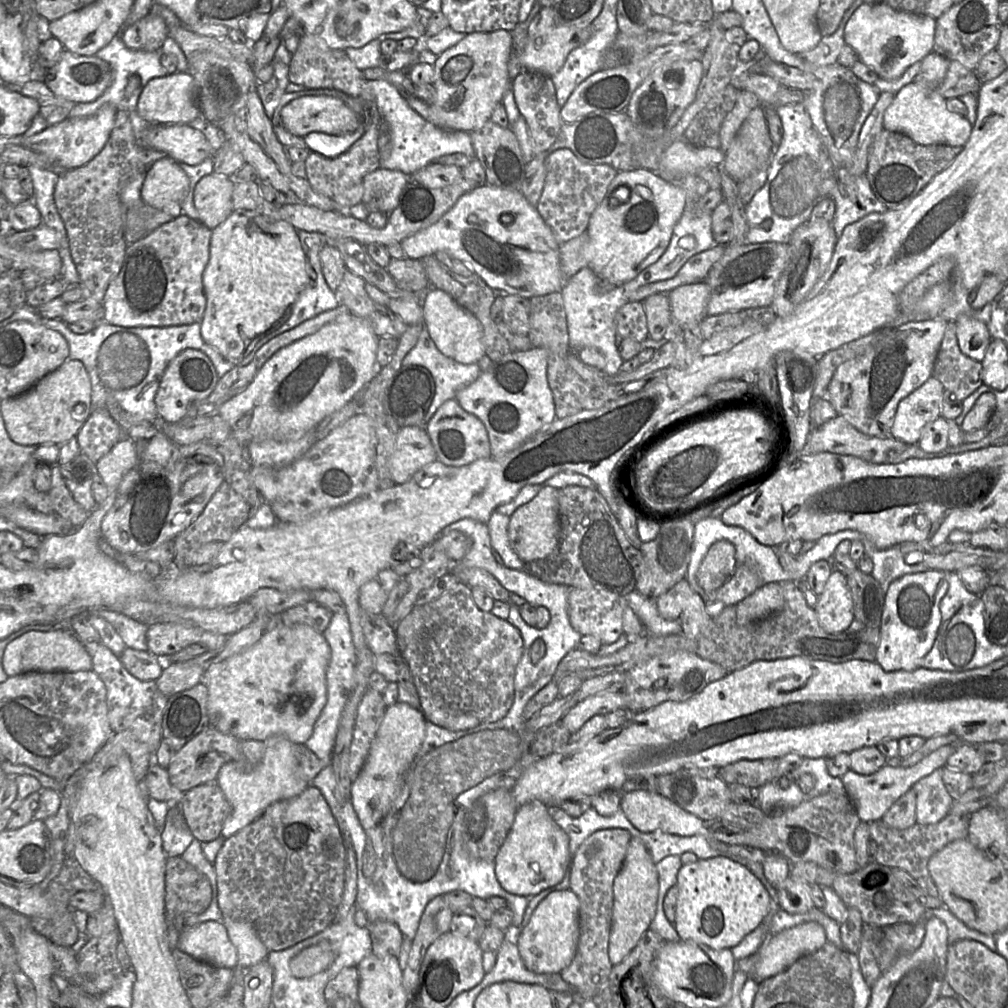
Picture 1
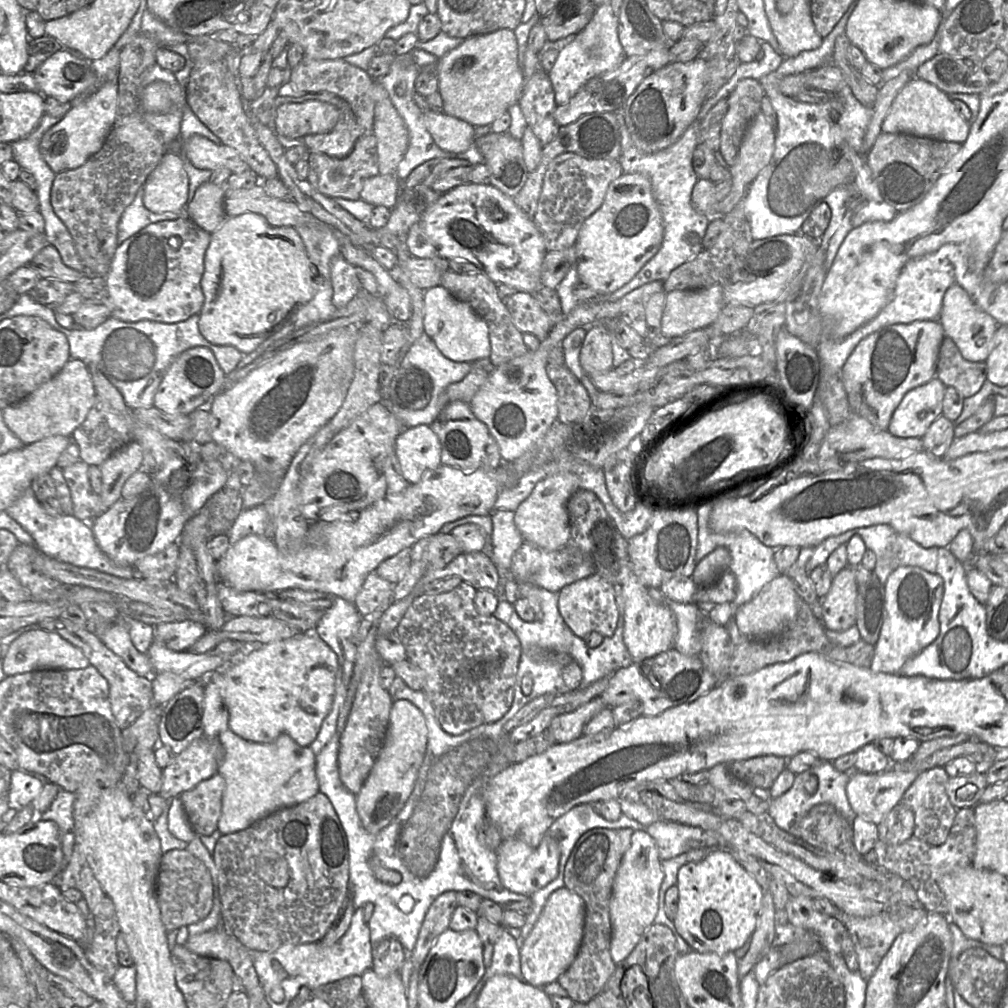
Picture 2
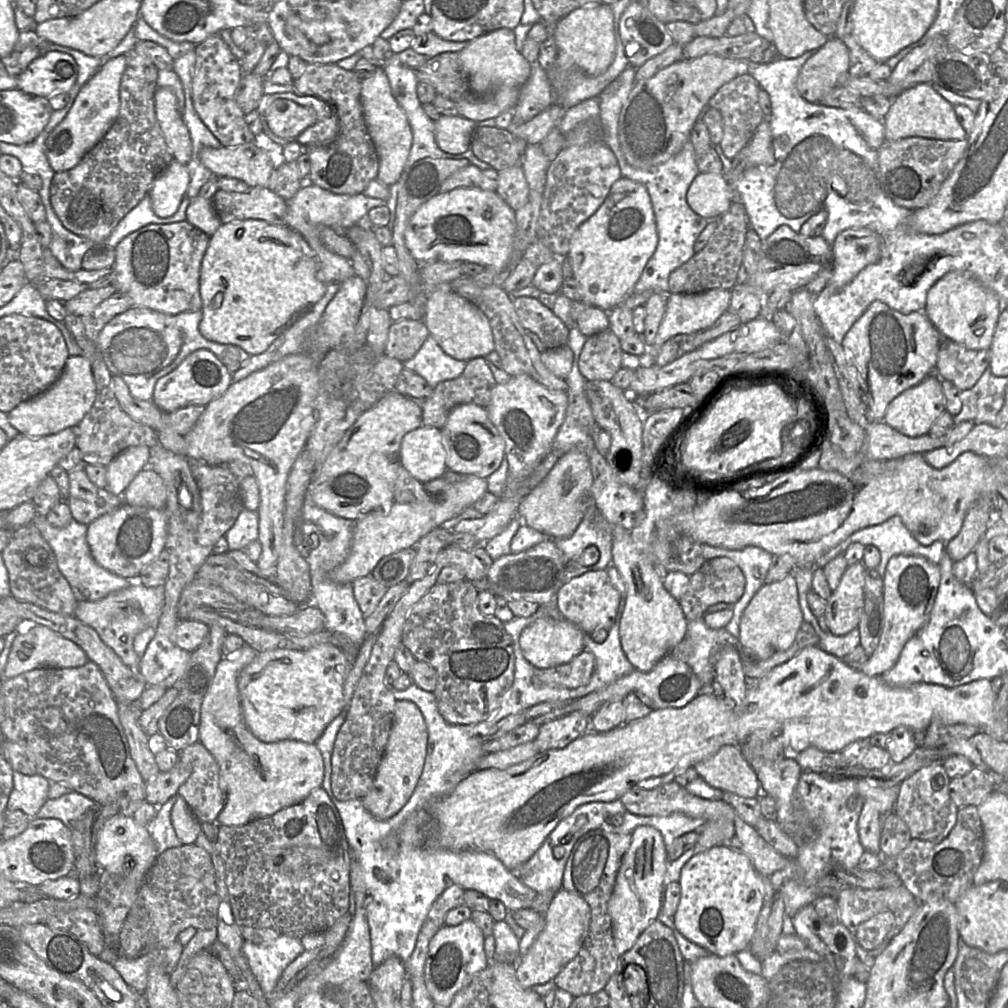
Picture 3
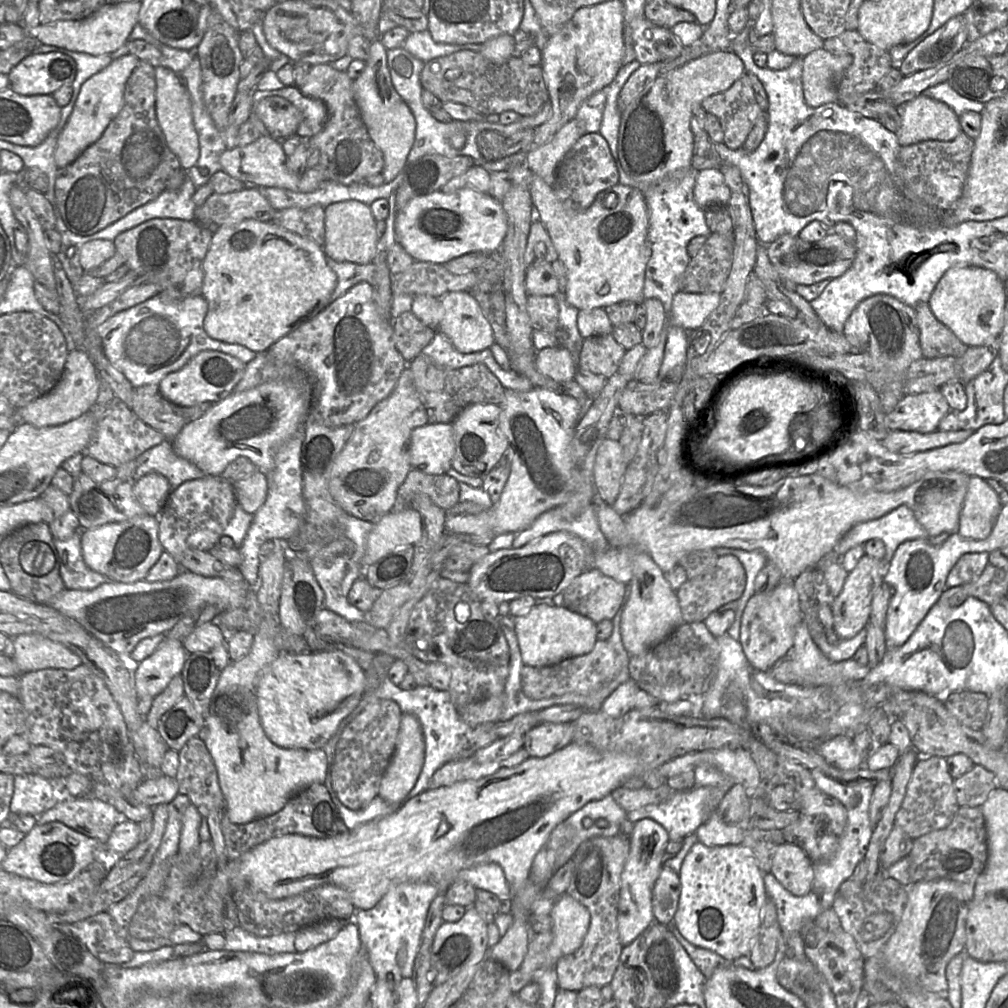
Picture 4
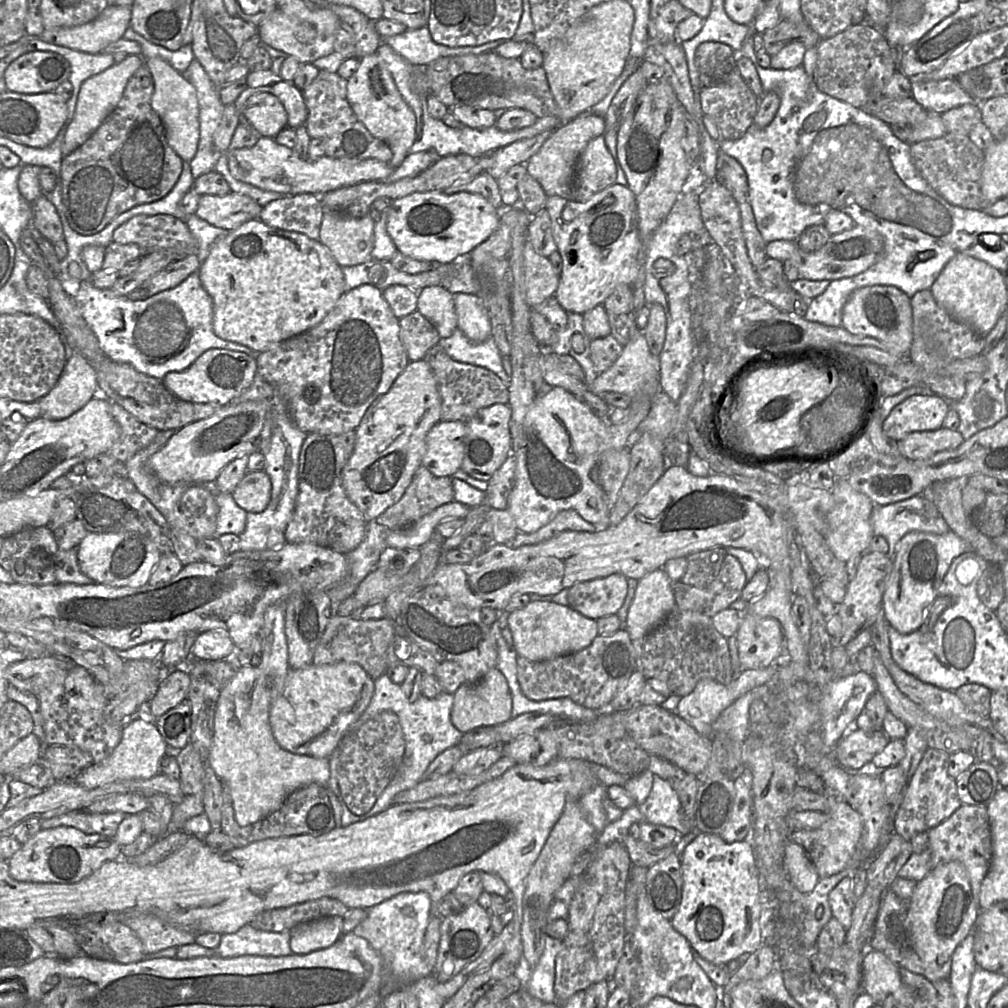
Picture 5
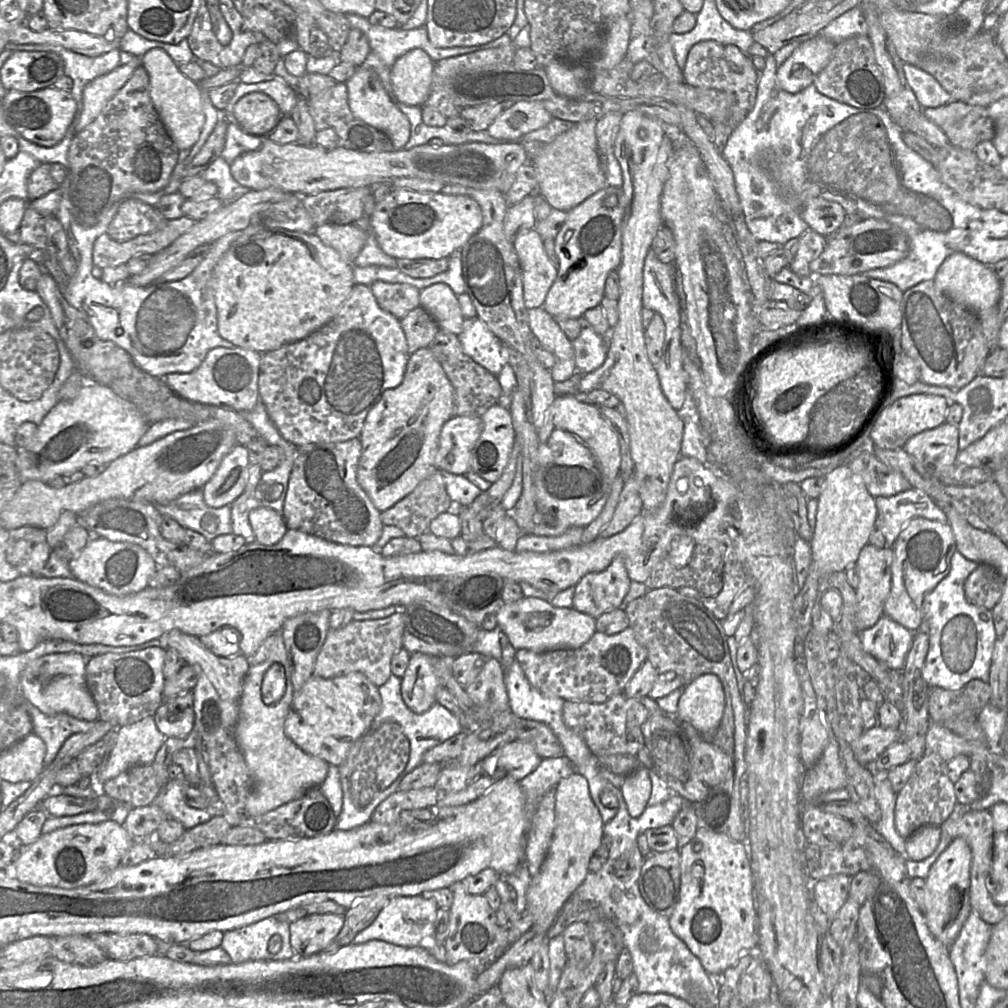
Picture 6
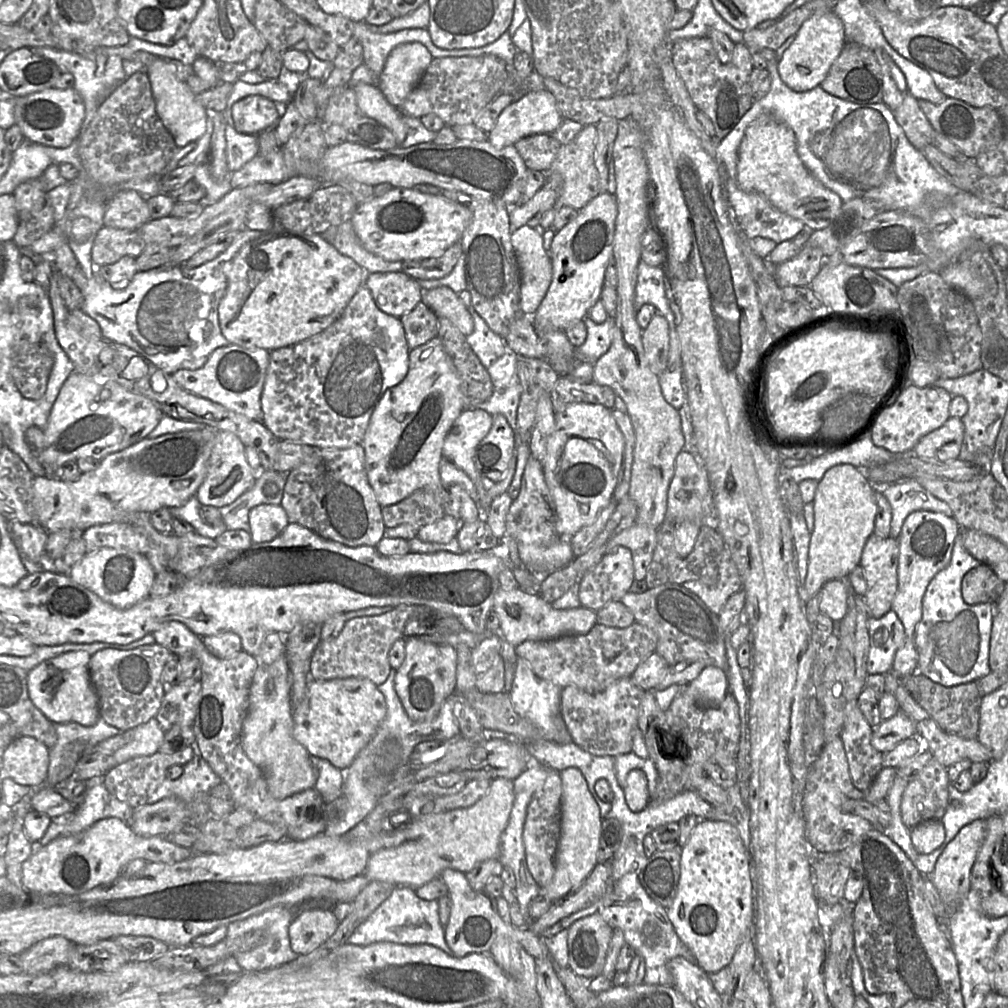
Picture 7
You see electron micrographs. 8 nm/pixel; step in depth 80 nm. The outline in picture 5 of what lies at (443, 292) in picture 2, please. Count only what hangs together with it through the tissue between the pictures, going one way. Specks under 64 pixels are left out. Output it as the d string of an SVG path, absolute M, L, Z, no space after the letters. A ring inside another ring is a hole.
M454 294L457 329L472 342L480 343L492 336L492 326L482 300L474 294Z

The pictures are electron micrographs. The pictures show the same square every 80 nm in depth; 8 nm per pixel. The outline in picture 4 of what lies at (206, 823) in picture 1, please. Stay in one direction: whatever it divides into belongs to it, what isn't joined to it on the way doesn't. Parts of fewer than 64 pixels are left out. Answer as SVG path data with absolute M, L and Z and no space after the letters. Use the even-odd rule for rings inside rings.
M192 737L184 744L178 751L178 761L178 794L186 795L203 818L213 809L223 809L217 770L200 737Z

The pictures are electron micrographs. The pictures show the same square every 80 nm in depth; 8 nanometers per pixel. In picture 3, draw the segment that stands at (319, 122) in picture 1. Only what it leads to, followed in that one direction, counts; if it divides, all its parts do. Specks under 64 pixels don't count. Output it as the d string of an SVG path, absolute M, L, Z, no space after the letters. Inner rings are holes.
M276 99L264 112L271 131L285 140L297 140L308 127L315 124L316 112L288 99Z

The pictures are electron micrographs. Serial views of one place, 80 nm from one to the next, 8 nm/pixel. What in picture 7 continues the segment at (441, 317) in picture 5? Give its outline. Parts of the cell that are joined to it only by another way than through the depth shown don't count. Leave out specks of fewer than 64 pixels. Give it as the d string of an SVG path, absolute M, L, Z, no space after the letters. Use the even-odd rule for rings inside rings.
M447 286L424 290L422 302L435 312L437 317L443 317L458 328L465 336L474 330L473 318L468 308L460 300L458 294Z

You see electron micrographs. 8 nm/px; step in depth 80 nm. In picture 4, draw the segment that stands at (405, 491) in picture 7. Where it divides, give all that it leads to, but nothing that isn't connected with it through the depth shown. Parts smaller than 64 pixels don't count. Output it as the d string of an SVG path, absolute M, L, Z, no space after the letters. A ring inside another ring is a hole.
M409 367L401 373L392 392L355 423L354 430L337 455L330 474L329 491L349 515L375 522L395 504L399 487L412 469L408 446L412 430L429 423Z

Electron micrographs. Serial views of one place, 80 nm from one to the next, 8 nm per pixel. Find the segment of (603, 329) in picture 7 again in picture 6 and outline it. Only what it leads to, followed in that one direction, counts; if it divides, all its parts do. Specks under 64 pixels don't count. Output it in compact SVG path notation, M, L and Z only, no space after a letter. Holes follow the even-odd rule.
M584 316L580 319L580 335L571 342L576 371L587 374L599 368L605 361L611 341L611 328L608 332L600 335L594 331Z

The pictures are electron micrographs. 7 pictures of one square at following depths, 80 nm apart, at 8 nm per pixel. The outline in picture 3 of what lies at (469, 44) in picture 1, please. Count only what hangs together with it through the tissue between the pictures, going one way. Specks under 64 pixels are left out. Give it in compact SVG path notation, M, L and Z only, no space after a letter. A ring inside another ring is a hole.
M501 28L471 40L459 53L471 91L475 95L488 95L486 99L462 99L456 102L459 116L482 122L496 118L505 111L513 112L522 86L530 75L530 63L516 47L514 30Z

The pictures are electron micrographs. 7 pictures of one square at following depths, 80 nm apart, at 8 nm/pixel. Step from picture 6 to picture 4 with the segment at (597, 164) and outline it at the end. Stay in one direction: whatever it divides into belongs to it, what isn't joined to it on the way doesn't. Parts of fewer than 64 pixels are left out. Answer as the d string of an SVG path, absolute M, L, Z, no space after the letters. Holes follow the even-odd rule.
M577 119L571 120L545 144L526 152L527 167L534 175L541 177L547 185L553 187L559 164L584 134L584 123Z

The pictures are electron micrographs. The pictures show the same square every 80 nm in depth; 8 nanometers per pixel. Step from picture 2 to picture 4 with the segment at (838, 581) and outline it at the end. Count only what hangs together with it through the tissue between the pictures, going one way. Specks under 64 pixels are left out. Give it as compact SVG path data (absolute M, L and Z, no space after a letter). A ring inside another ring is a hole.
M864 555L856 567L848 573L840 594L834 597L830 605L833 614L833 630L839 640L854 638L870 621L872 599L876 589L884 582L887 574L887 563L871 556Z

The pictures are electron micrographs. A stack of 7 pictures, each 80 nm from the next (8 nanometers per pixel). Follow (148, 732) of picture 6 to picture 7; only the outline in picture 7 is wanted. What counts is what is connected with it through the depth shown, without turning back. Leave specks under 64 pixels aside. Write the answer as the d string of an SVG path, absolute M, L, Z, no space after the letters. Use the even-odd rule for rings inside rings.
M155 718L132 729L132 740L113 752L116 764L136 756L148 756L159 750L165 732Z

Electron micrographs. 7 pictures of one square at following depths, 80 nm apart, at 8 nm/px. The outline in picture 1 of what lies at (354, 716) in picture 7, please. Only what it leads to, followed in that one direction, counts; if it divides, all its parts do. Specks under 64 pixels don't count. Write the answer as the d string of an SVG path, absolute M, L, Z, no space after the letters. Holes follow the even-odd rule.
M278 623L276 626L272 627L268 631L266 631L261 636L261 638L258 640L258 642L255 643L249 649L245 650L242 653L236 654L232 657L229 657L228 659L226 659L222 662L213 664L205 671L205 673L203 675L202 682L204 682L208 688L207 710L208 710L208 714L209 714L209 724L210 724L210 718L211 718L213 720L213 723L214 723L213 727L215 727L217 730L219 730L222 733L235 736L240 740L268 740L268 739L276 737L276 736L284 736L284 737L288 738L291 742L293 742L294 744L304 745L305 742L312 735L315 722L317 721L319 715L321 714L323 708L326 705L326 702L327 702L326 670L327 670L327 667L328 667L328 664L330 661L330 657L331 657L331 650L330 650L329 644L327 643L327 641L324 638L322 633L314 630L313 628L311 628L305 624L283 625L283 624Z

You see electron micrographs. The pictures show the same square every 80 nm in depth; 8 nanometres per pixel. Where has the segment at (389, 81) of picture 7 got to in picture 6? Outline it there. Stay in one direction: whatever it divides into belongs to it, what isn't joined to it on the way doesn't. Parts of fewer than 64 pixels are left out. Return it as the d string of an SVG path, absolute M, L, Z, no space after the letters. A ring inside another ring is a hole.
M412 49L392 65L390 80L397 103L423 106L431 89L434 62L422 49Z

